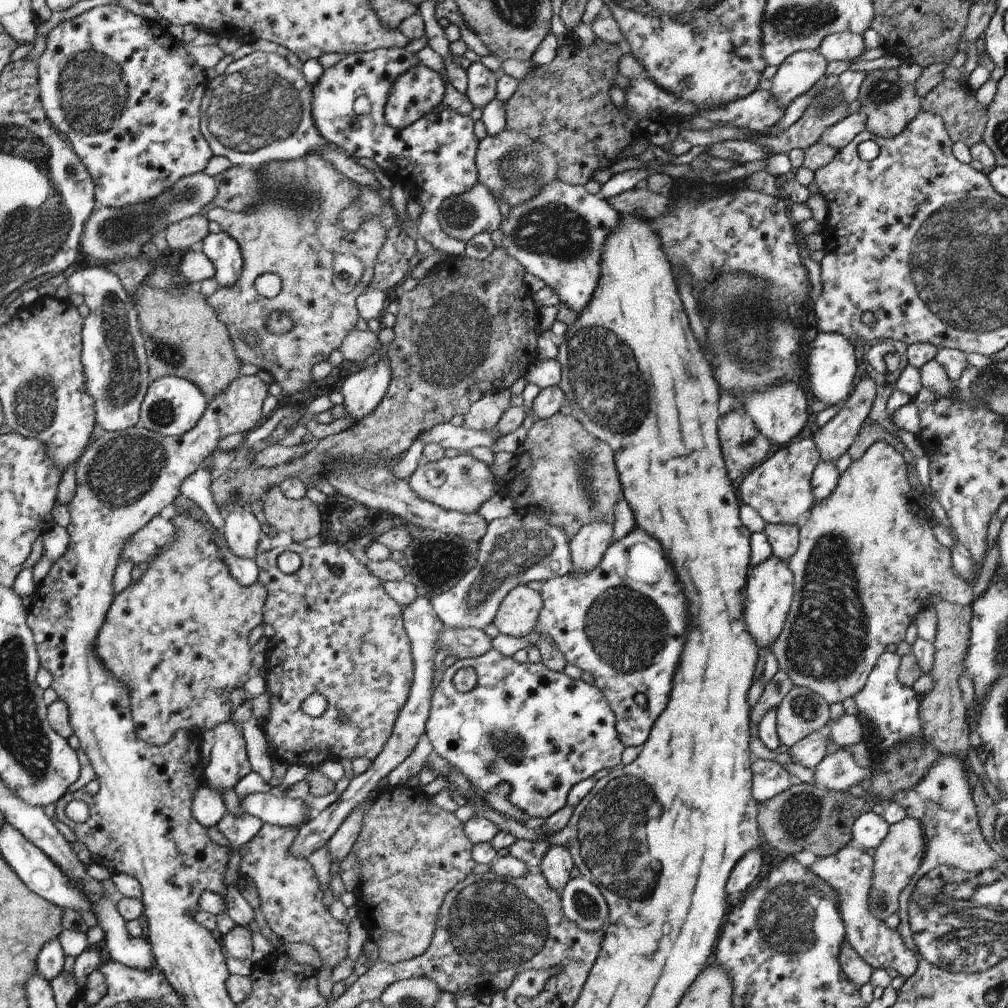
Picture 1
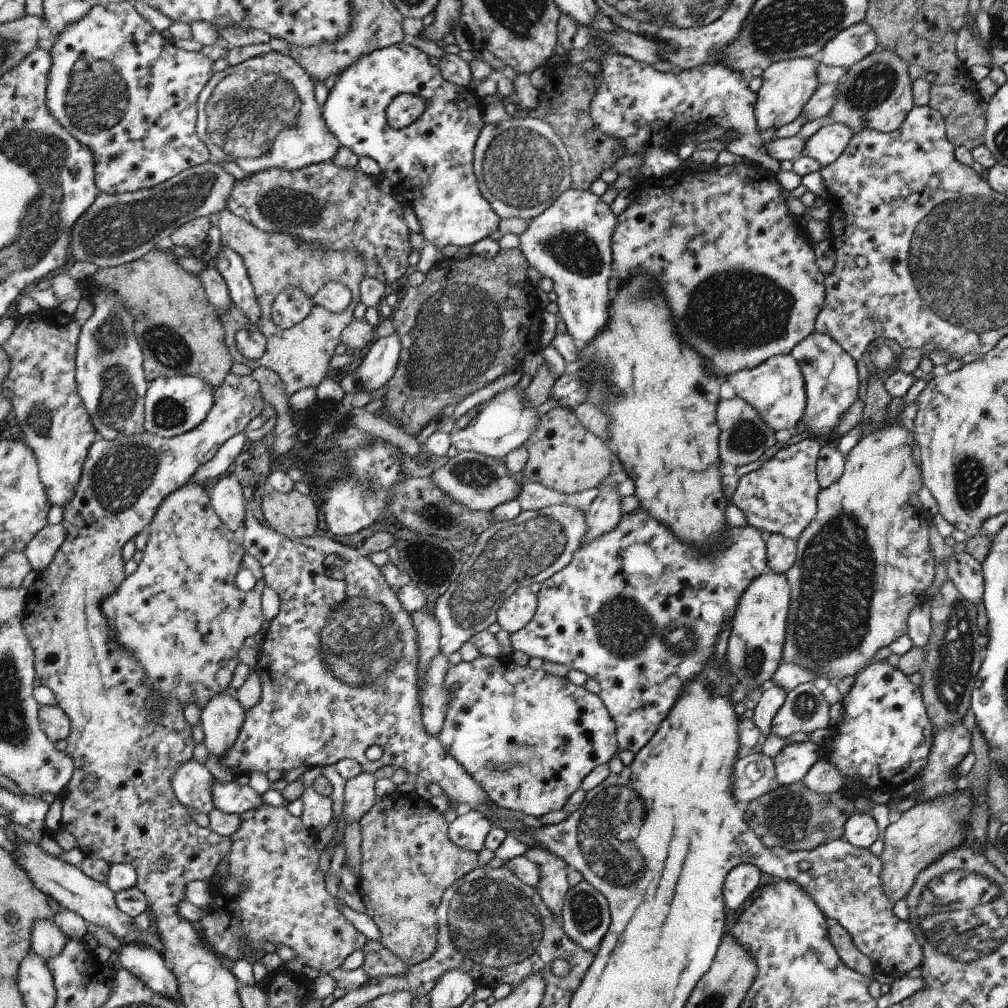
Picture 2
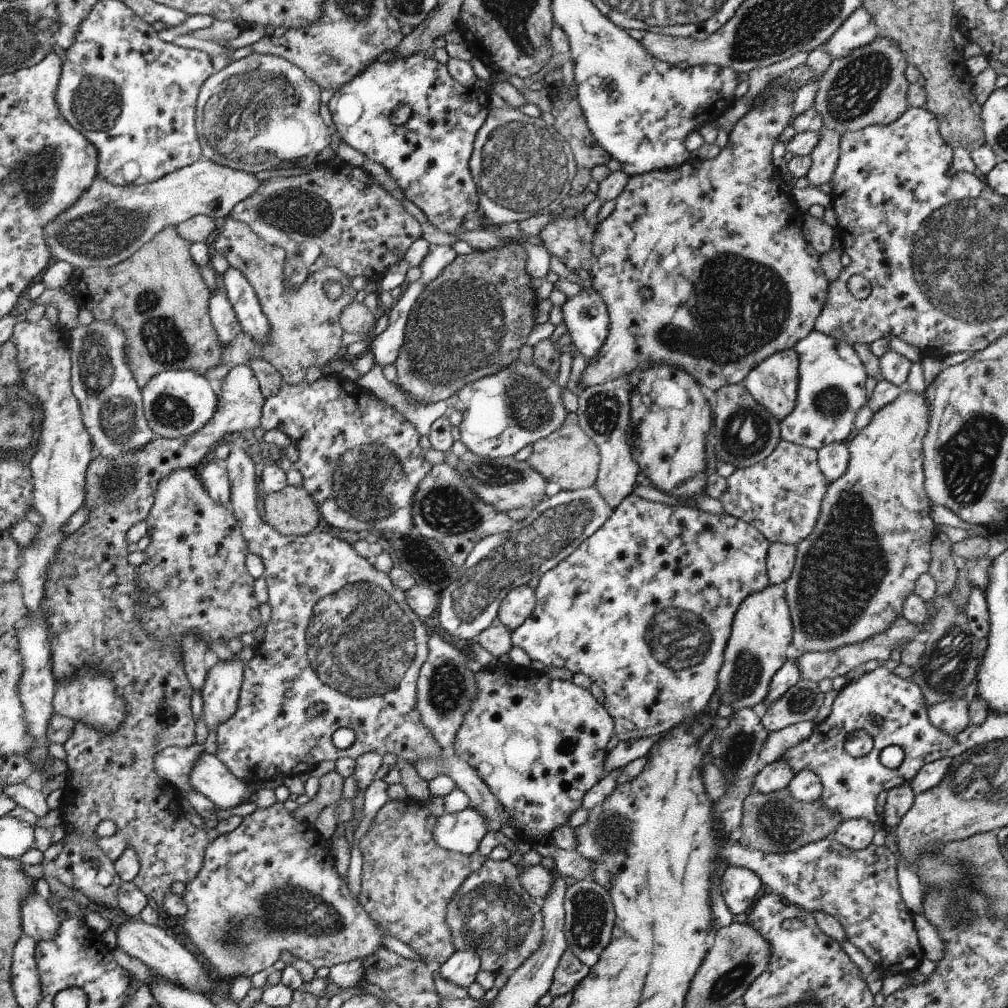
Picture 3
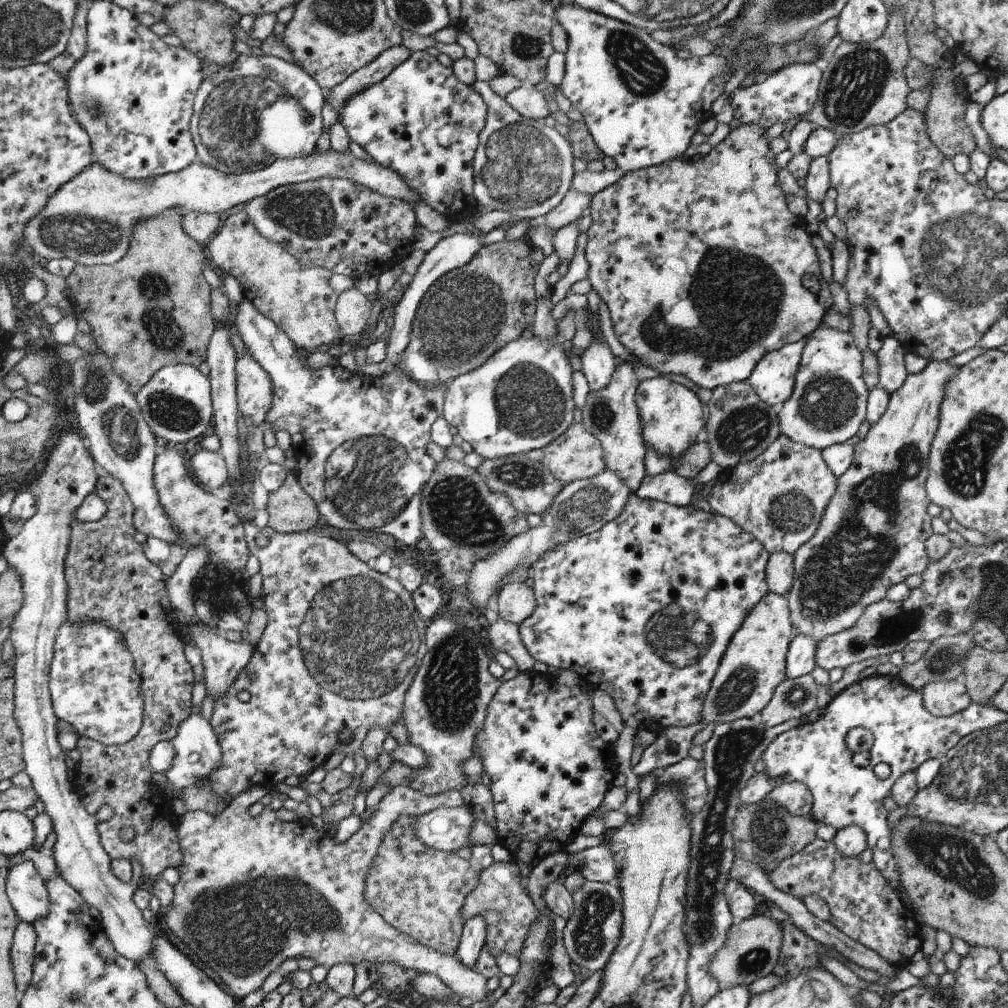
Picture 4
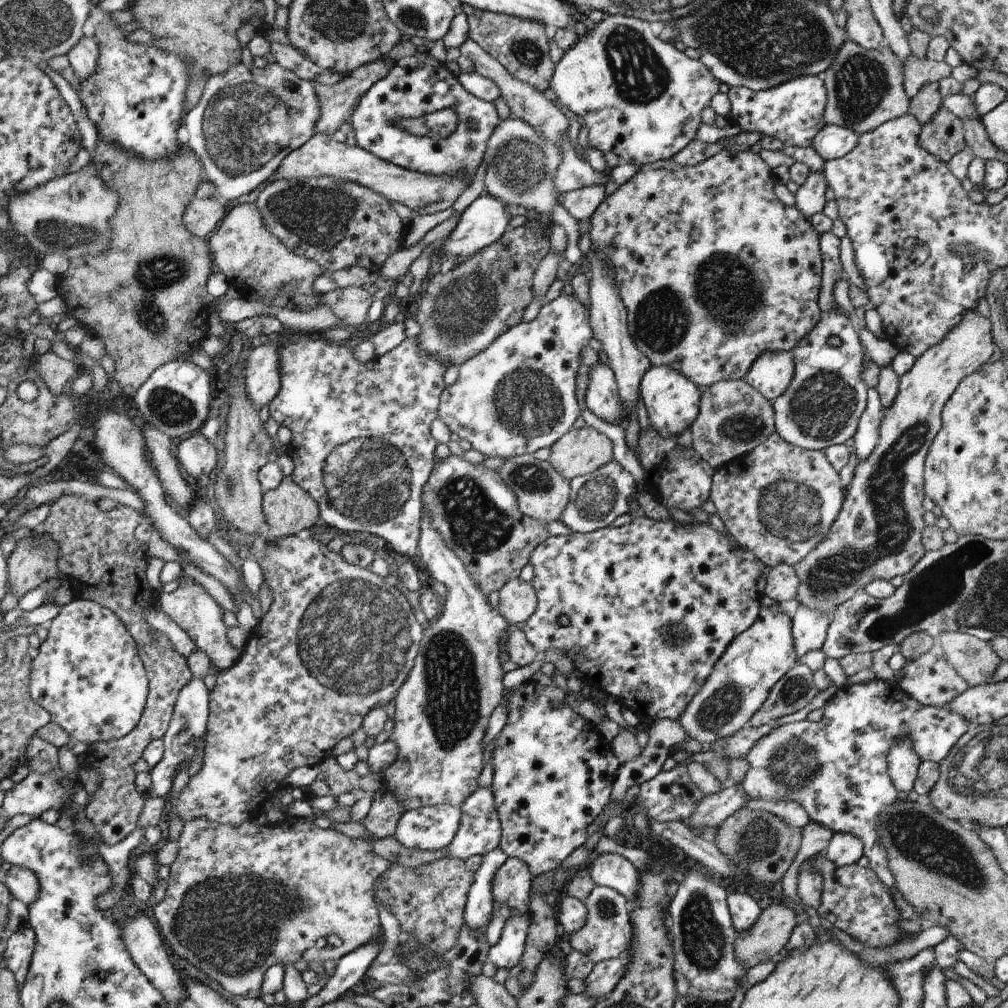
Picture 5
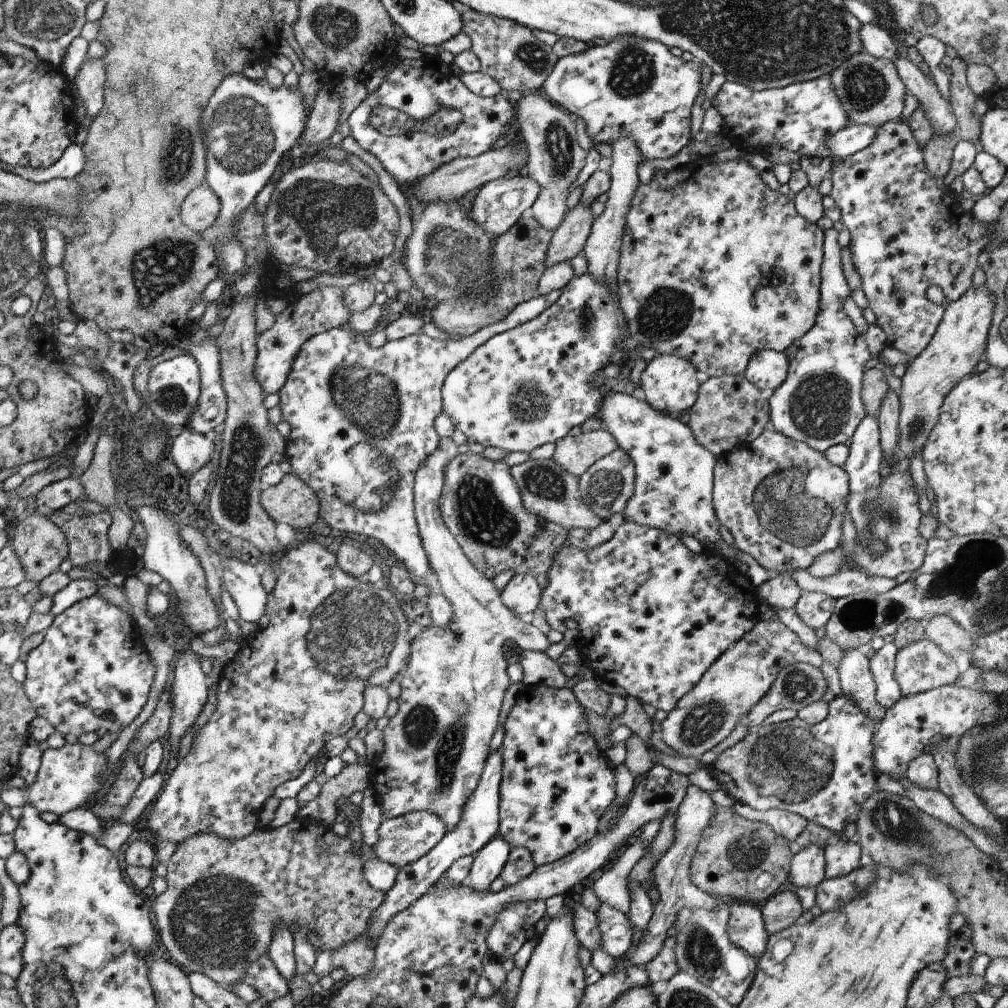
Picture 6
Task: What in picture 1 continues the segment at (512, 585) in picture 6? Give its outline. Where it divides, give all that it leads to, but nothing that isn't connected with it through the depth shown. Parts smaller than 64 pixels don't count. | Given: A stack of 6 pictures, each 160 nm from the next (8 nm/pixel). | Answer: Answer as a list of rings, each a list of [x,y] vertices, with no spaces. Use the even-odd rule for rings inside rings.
[[[527,585],[513,587],[502,599],[497,615],[491,624],[499,630],[499,634],[508,636],[529,636],[537,625],[543,598],[540,592]]]

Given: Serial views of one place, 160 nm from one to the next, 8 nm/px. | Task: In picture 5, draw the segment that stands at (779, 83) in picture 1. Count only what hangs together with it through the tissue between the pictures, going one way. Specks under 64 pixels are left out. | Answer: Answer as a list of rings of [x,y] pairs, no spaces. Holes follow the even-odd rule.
[[[723,149],[709,160],[692,167],[680,166],[672,159],[641,166],[633,178],[618,186],[603,204],[600,204],[598,211],[591,214],[594,246],[605,255],[611,265],[613,282],[617,285],[620,299],[627,311],[630,337],[652,366],[668,366],[700,388],[710,387],[719,381],[743,379],[758,356],[764,352],[792,350],[812,331],[818,320],[821,320],[821,309],[818,305],[823,276],[820,234],[813,228],[810,219],[795,206],[787,207],[780,202],[774,193],[775,185],[773,169],[759,154]]]

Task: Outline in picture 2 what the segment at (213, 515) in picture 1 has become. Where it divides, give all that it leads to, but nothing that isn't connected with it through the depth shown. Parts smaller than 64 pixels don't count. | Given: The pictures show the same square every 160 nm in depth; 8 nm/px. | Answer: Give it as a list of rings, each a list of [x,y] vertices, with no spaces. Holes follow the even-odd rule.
[[[239,433],[233,439],[229,439],[225,445],[220,448],[217,455],[214,456],[208,464],[202,467],[194,476],[194,481],[200,486],[212,485],[212,482],[221,475],[231,473],[235,461],[247,446],[247,439],[244,433]]]

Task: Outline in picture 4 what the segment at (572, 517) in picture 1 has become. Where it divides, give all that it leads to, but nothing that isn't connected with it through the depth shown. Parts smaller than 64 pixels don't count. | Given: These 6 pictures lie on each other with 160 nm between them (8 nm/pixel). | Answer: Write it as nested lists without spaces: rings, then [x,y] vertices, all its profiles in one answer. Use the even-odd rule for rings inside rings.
[[[581,423],[544,447],[541,462],[565,485],[593,478],[606,469],[600,442]]]

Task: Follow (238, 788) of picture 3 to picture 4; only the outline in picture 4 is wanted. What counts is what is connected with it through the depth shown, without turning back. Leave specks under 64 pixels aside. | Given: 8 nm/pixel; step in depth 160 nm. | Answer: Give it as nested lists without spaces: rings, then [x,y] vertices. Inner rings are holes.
[[[194,706],[194,712],[182,722],[178,728],[177,736],[171,741],[174,748],[174,758],[172,758],[172,766],[168,772],[164,772],[168,781],[168,787],[163,791],[168,797],[172,798],[174,791],[183,790],[190,786],[195,786],[198,780],[206,781],[205,776],[209,778],[210,772],[218,770],[221,764],[222,752],[220,742],[217,740],[217,734],[214,733],[210,724],[202,718],[200,712]]]

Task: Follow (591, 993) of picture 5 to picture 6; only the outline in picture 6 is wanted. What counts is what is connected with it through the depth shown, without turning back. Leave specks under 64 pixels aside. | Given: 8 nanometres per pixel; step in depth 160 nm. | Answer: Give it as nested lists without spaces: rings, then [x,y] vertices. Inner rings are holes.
[[[693,784],[688,786],[686,796],[684,796],[684,800],[682,800],[682,804],[680,804],[677,811],[674,843],[662,855],[660,861],[655,864],[653,881],[656,889],[660,892],[660,899],[658,904],[654,906],[653,919],[646,926],[646,932],[644,932],[640,944],[634,946],[624,958],[620,958],[618,964],[610,973],[620,972],[620,970],[624,970],[628,966],[646,966],[648,962],[652,962],[660,954],[662,944],[667,938],[668,930],[674,926],[680,910],[684,910],[684,908],[688,908],[688,910],[714,910],[718,904],[730,903],[729,900],[707,895],[696,888],[692,884],[692,880],[690,880],[690,862],[692,862],[692,858],[696,854],[702,830],[708,826],[708,822],[716,814],[716,806],[717,804],[712,801],[710,794],[703,792],[698,786]]]

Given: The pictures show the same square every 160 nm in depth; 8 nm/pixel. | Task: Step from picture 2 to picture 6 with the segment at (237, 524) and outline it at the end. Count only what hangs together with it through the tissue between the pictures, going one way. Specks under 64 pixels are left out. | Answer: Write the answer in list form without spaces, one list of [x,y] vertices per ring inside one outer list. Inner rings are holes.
[[[192,429],[184,430],[172,440],[170,452],[174,464],[182,466],[184,472],[198,472],[202,466],[206,466],[212,458],[215,442],[208,440],[206,435],[195,432]]]

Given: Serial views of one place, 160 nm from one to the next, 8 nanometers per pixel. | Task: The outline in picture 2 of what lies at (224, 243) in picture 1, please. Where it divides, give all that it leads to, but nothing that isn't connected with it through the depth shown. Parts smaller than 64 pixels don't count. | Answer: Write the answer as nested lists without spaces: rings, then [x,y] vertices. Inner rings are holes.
[[[221,247],[218,258],[211,263],[224,278],[233,306],[246,316],[248,322],[255,322],[261,316],[261,309],[254,294],[248,268],[240,254],[230,248]]]

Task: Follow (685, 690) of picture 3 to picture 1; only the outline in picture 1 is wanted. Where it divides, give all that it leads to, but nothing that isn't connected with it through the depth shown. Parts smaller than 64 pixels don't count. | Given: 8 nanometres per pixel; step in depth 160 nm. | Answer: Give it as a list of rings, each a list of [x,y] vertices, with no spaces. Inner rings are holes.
[[[636,526],[626,537],[618,542],[612,542],[606,549],[605,555],[601,558],[600,564],[593,571],[581,575],[564,575],[554,577],[553,579],[543,582],[540,594],[543,598],[543,607],[539,614],[539,619],[535,628],[531,631],[530,638],[537,641],[536,636],[546,637],[552,644],[556,645],[560,652],[564,655],[568,664],[578,666],[586,672],[590,672],[594,678],[596,686],[601,689],[612,709],[617,713],[617,729],[621,733],[622,742],[628,746],[642,746],[646,739],[649,738],[652,726],[659,717],[659,714],[666,708],[669,701],[669,694],[672,688],[673,676],[680,660],[680,654],[684,648],[686,638],[686,626],[688,626],[688,610],[686,610],[686,602],[682,602],[683,592],[680,592],[680,584],[676,584],[676,576],[674,576],[674,568],[670,568],[670,562],[662,550],[662,546],[658,544],[658,540],[654,540],[650,534],[646,534],[644,529]]]

